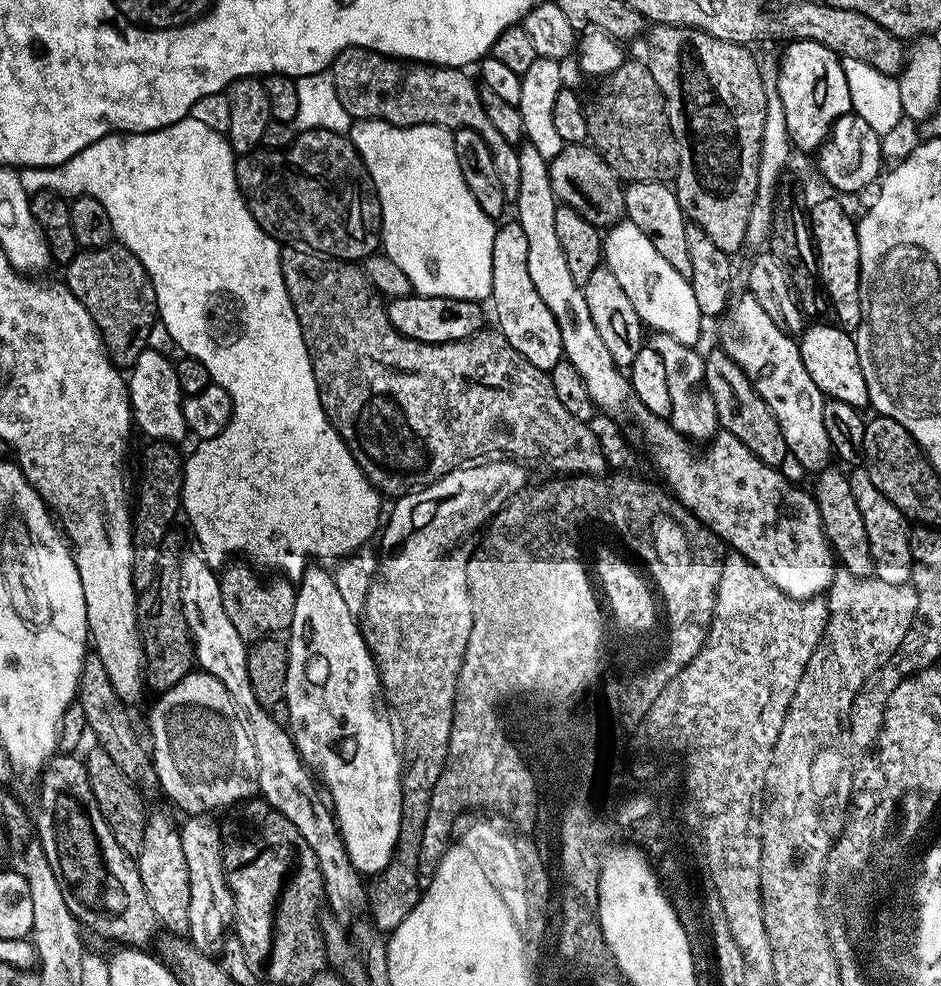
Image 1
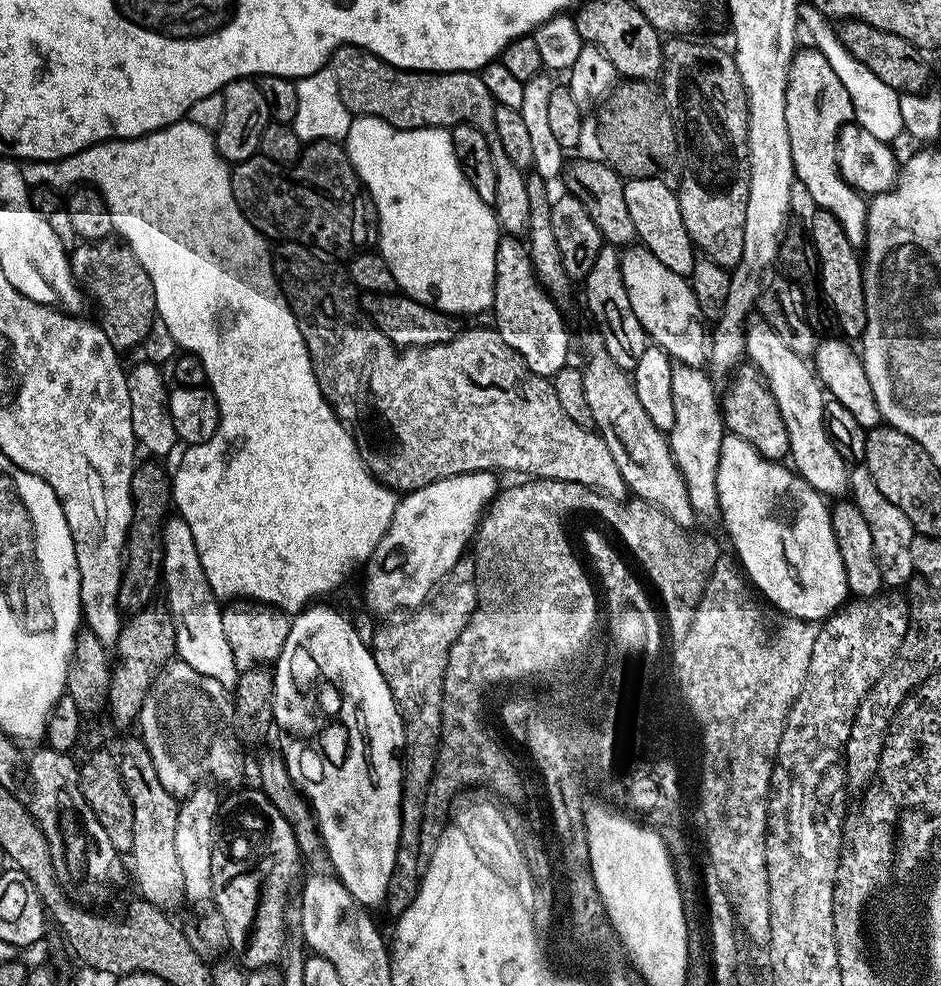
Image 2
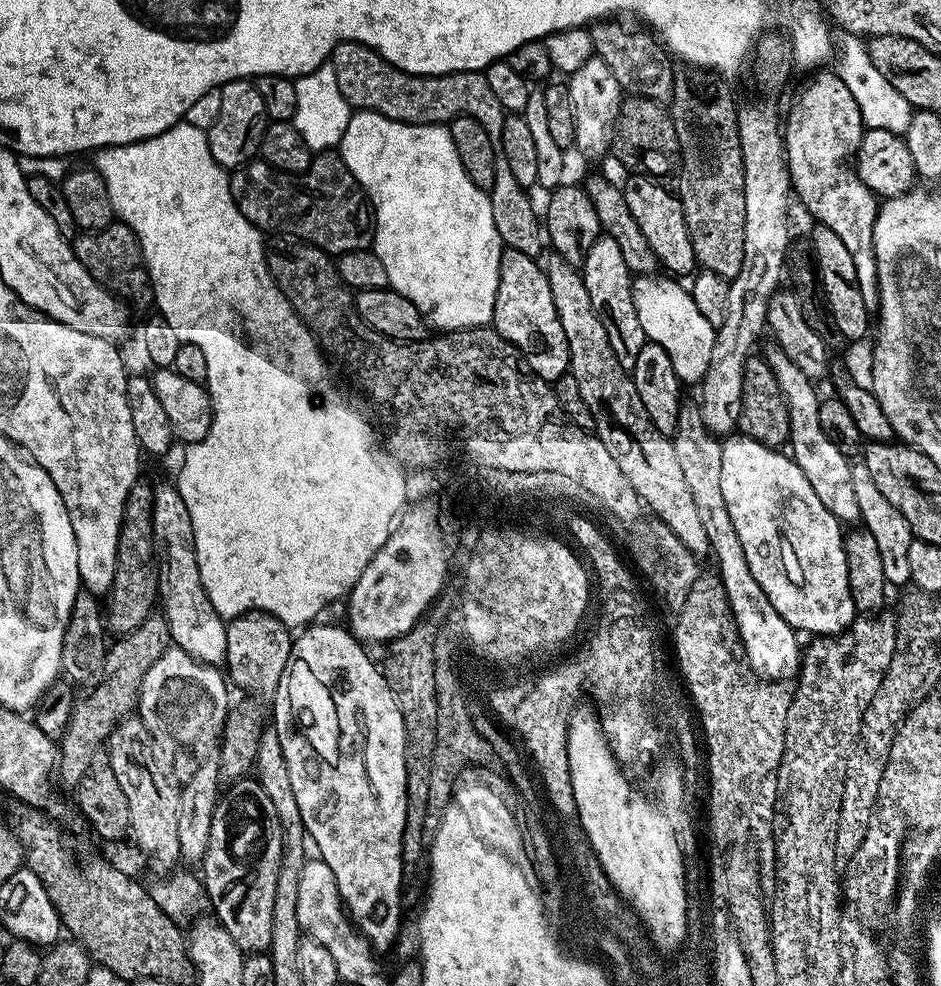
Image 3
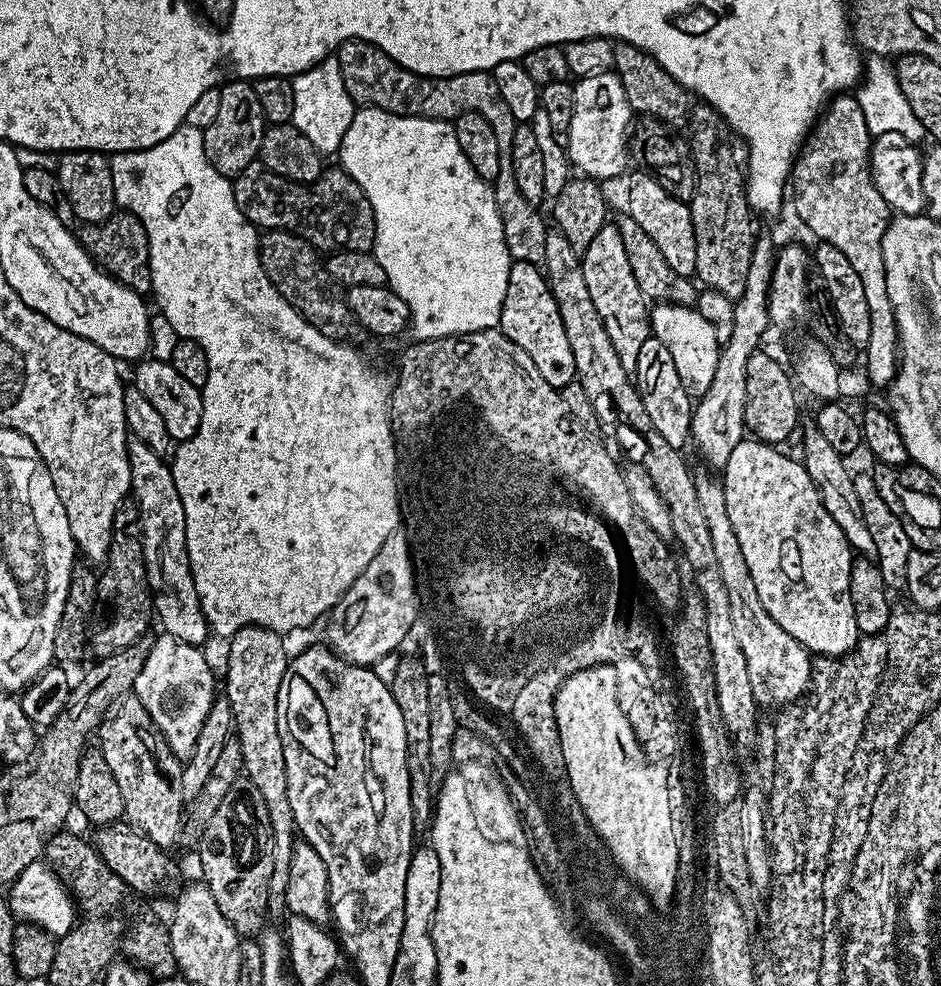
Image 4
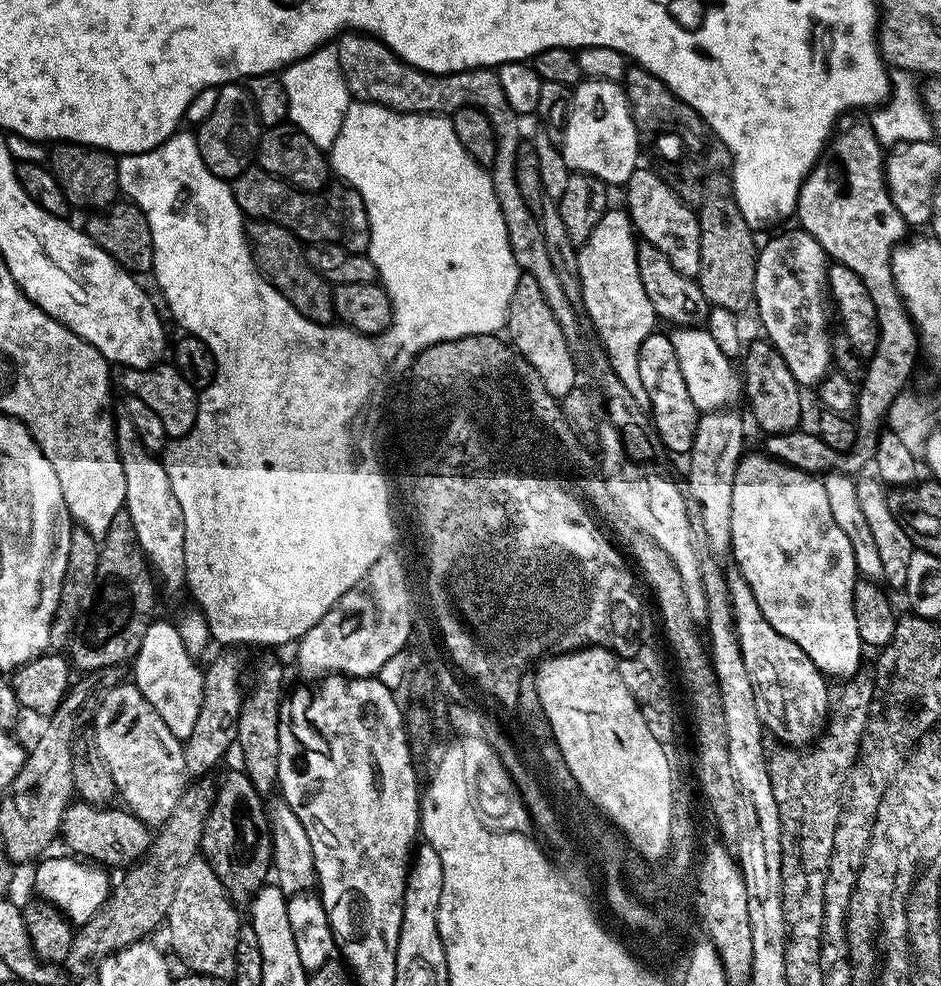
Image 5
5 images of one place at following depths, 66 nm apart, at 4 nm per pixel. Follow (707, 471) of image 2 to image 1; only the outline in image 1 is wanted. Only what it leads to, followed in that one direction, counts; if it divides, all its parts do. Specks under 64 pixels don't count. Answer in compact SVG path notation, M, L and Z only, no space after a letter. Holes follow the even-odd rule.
M652 332L650 346L658 354L658 358L662 358L662 367L666 370L672 428L689 441L711 441L718 431L718 421L714 398L704 381L704 356L696 353L697 349L693 345L678 342L676 338L670 338L670 334L665 332Z

